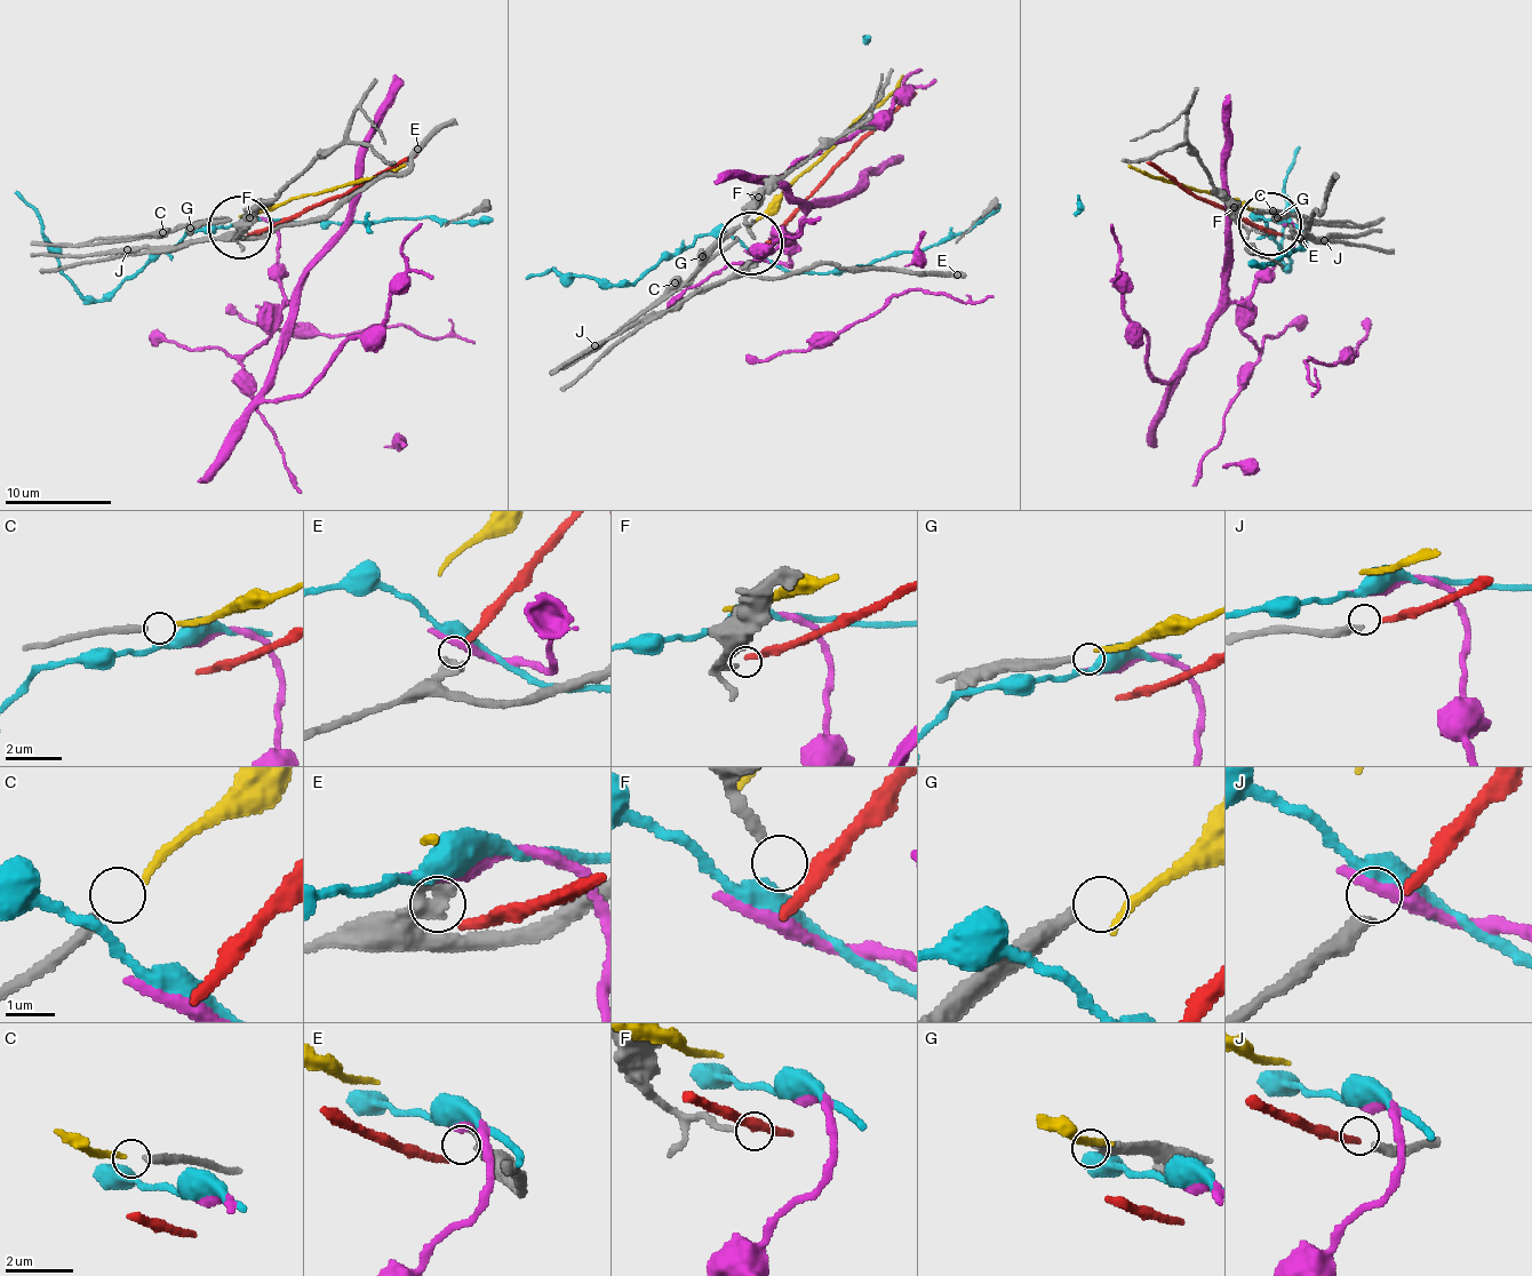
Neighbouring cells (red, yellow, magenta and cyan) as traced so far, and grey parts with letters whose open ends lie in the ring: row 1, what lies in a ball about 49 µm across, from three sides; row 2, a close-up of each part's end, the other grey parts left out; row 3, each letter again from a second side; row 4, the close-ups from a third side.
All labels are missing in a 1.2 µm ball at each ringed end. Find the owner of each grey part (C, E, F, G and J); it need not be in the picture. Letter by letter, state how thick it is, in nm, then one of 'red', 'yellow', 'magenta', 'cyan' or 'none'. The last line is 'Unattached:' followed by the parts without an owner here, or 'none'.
C: calibre 240 nm; yellow
E: calibre 380 nm; none
F: calibre 200 nm; none
G: calibre 280 nm; none
J: calibre 260 nm; red
Unattached: E, F, G

